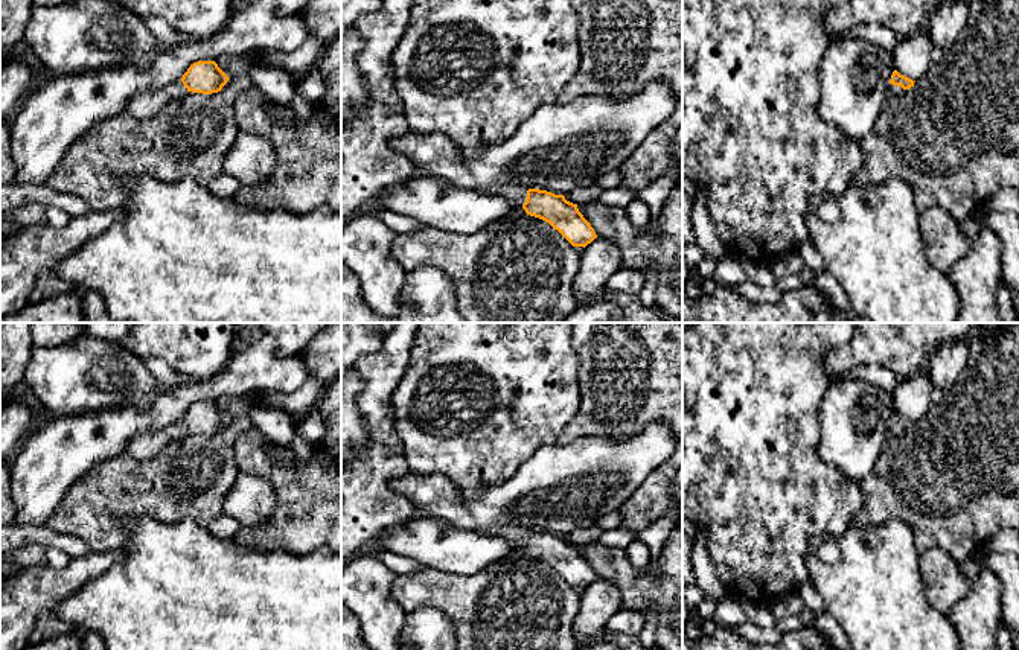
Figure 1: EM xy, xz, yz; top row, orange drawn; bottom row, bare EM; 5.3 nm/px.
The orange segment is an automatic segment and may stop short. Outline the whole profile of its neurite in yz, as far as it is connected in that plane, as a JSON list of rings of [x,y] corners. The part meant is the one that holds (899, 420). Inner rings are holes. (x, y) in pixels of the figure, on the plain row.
[[[897,411],[893,413],[891,420],[890,420],[890,435],[900,435],[903,431],[908,431],[911,428],[914,428],[912,420],[900,416]]]

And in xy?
[[[198,402],[187,409],[180,422],[165,429],[148,431],[134,437],[126,446],[126,454],[139,460],[148,460],[157,455],[175,437],[183,437],[187,432],[203,435],[218,434],[227,422],[228,417],[215,402]]]

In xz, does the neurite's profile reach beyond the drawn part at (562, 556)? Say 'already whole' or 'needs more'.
needs more

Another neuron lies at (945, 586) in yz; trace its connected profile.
[[[940,546],[920,551],[920,572],[928,601],[946,615],[973,588],[973,583],[960,572],[958,563]]]

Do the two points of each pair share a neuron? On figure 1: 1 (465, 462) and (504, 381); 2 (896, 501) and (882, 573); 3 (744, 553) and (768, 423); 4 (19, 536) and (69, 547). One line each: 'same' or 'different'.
1: same
2: different
3: same
4: same

